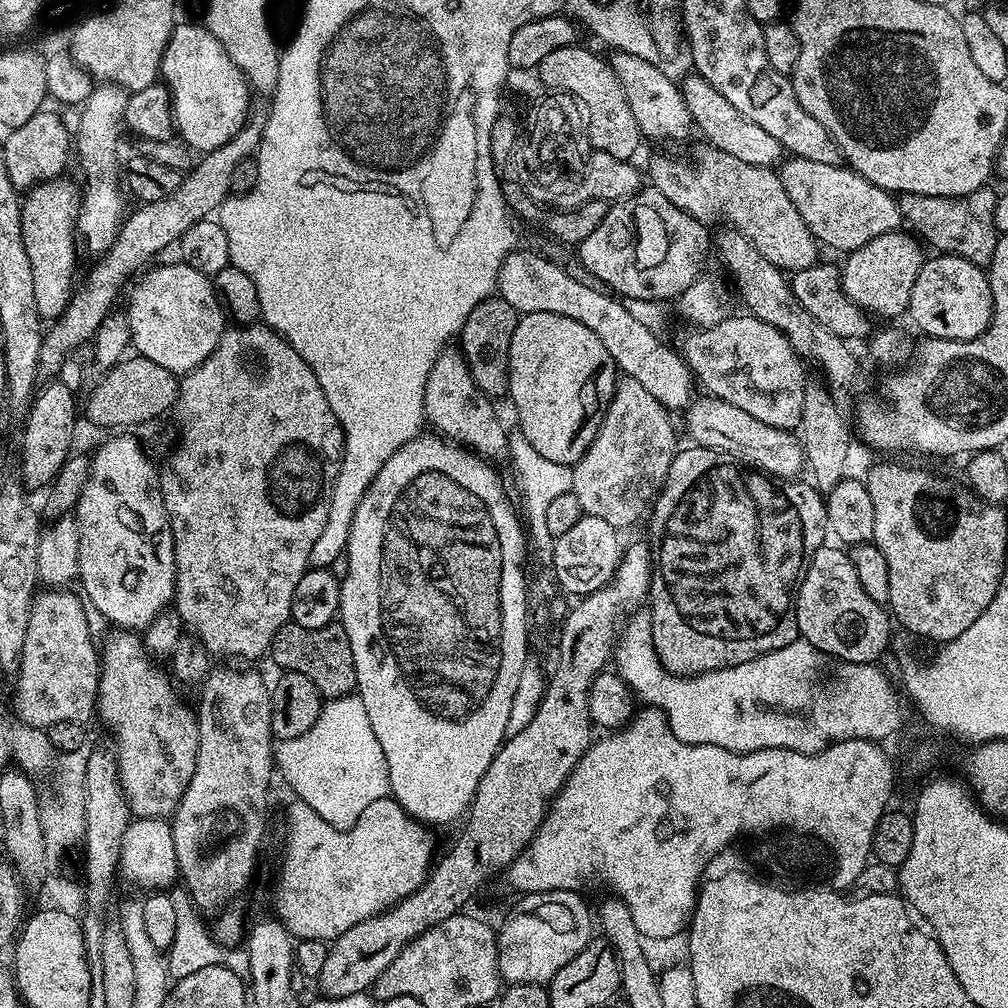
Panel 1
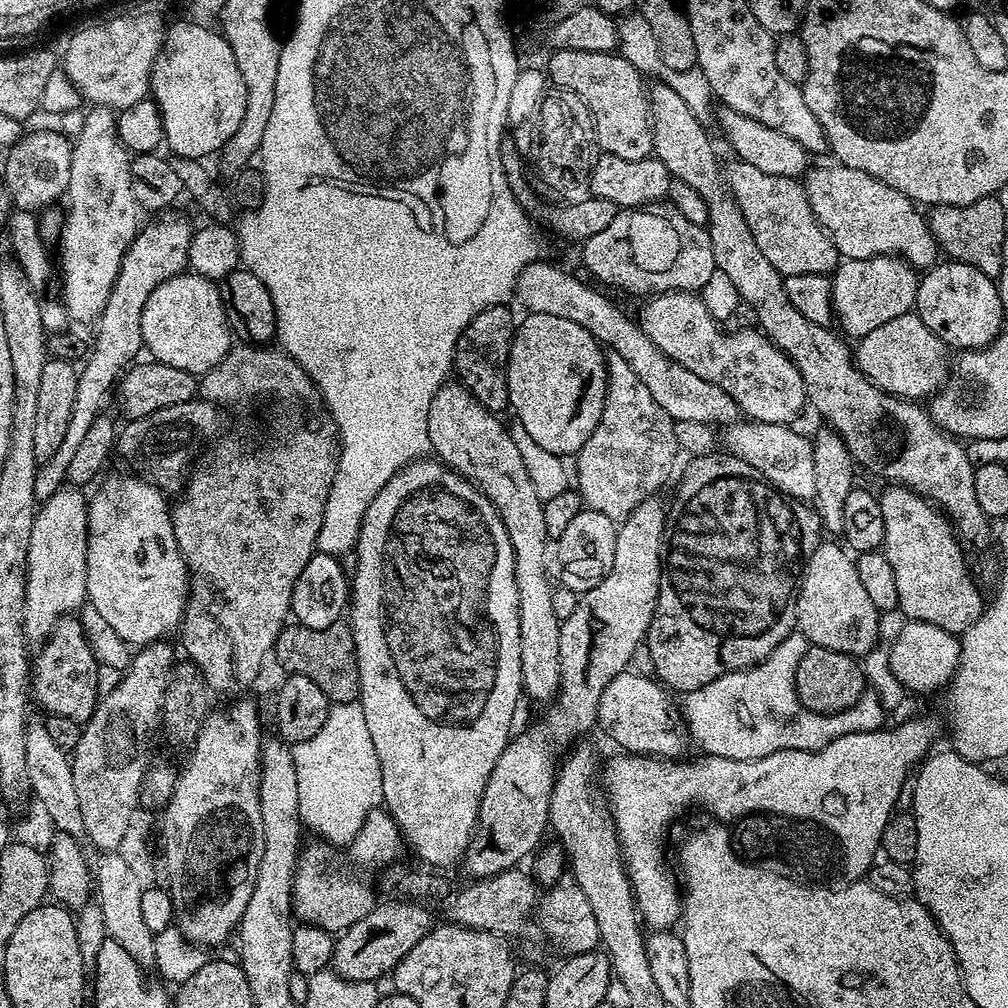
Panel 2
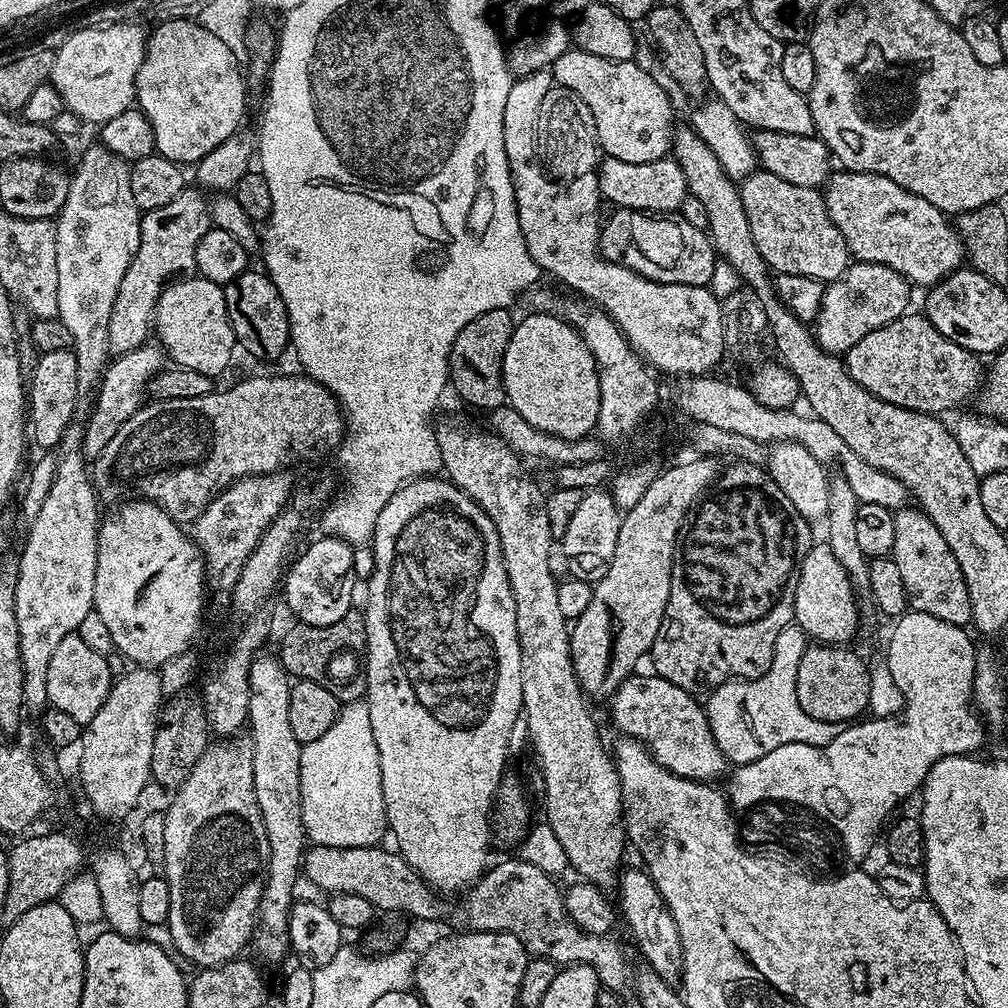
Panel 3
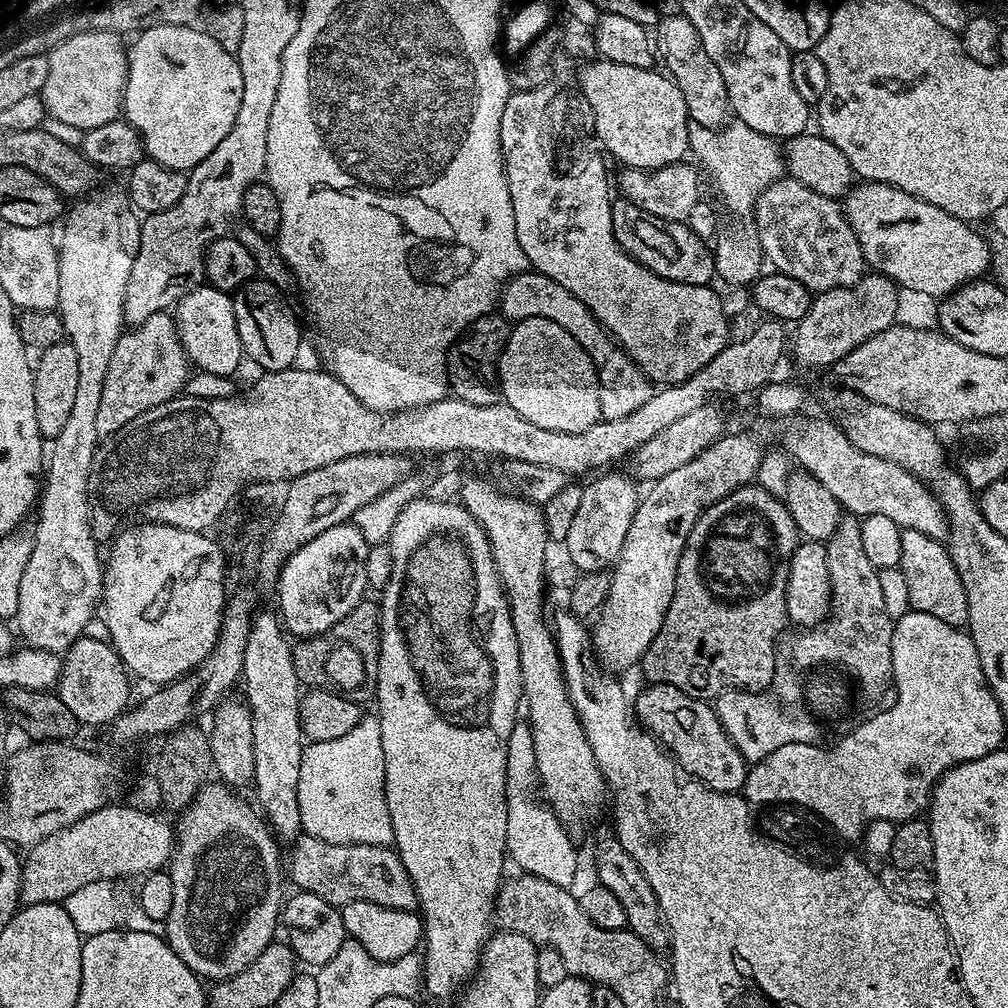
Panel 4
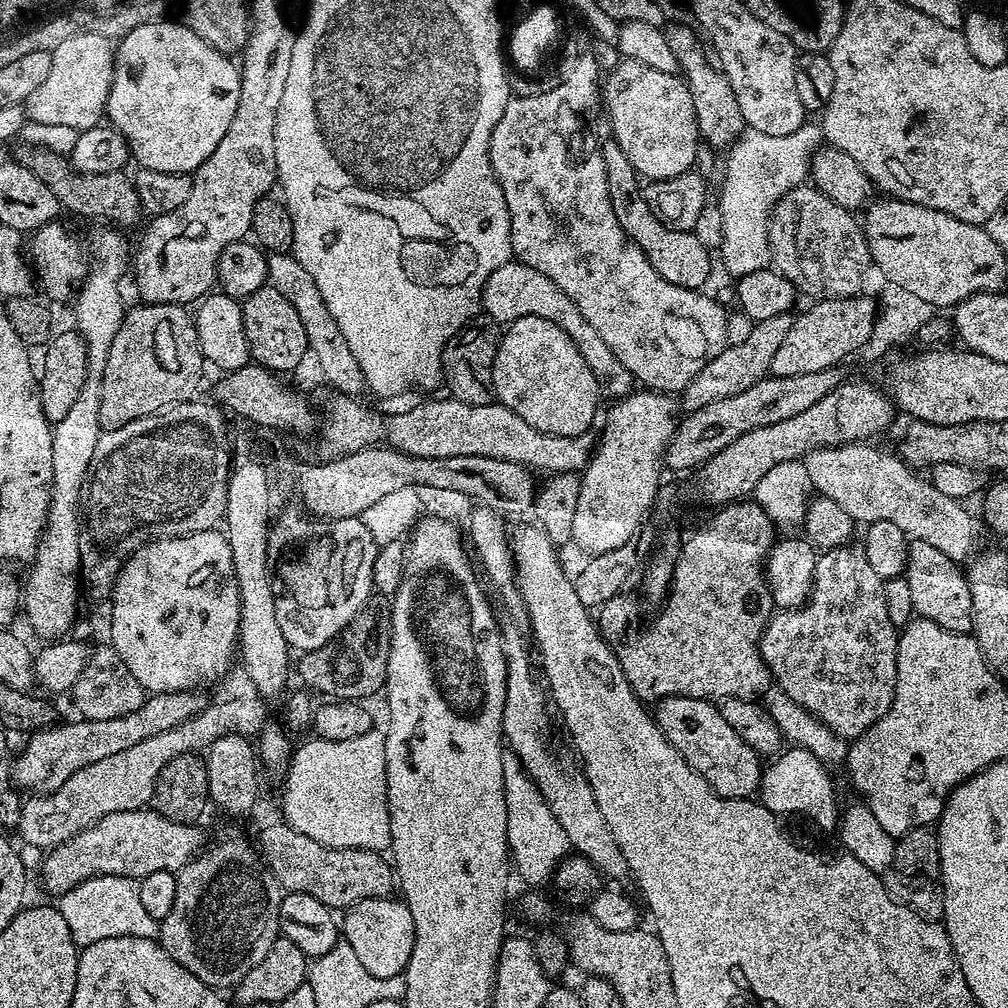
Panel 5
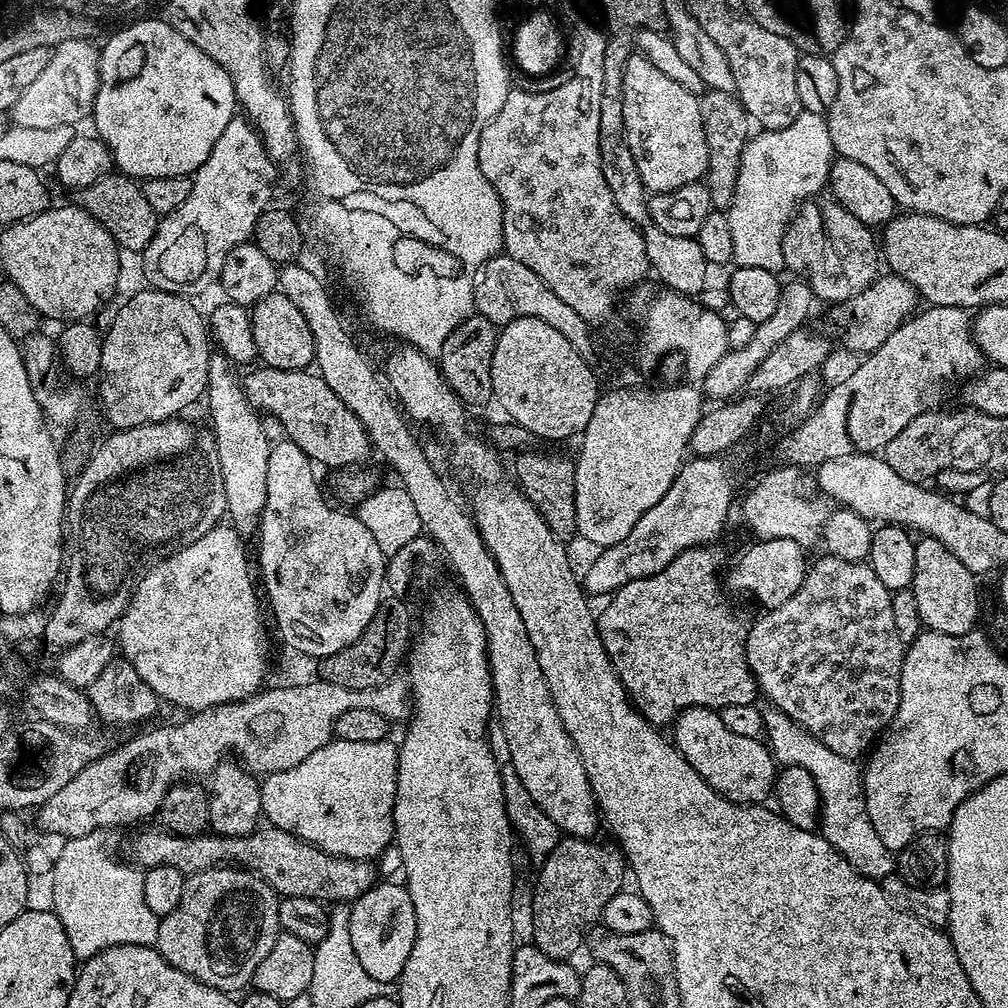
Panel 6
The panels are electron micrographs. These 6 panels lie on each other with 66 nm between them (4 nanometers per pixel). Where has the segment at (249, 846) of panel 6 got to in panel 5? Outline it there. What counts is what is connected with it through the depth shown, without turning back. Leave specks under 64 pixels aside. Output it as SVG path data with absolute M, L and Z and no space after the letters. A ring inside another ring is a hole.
M148 806L111 812L89 828L82 829L77 836L70 837L66 843L56 845L45 855L48 857L44 860L44 884L55 894L63 894L94 876L125 876L127 880L138 882L146 874L155 874L157 870L180 872L205 847L206 839L198 829L196 824L170 822L170 818ZM283 822L261 830L258 851L285 893L308 894L333 910L347 910L360 900L382 900L394 892L394 868L387 855L365 848L322 846Z

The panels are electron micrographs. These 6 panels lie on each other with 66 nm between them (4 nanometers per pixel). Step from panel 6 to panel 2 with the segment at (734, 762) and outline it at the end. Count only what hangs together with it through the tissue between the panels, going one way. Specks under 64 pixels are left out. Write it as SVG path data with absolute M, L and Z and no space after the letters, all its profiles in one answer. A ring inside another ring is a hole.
M633 670L619 672L602 690L602 698L598 702L598 714L596 724L602 731L608 732L608 736L617 744L617 749L623 750L628 754L647 754L661 758L680 758L685 755L684 747L690 744L690 736L686 731L686 725L678 715L678 708L672 705L673 697L669 689L661 684L659 680L651 675L639 676Z

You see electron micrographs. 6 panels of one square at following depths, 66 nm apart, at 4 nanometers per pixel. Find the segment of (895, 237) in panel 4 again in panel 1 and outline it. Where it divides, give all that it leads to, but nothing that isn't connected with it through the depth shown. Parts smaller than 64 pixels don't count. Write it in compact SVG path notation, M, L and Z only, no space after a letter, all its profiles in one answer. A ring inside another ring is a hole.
M792 156L779 165L778 175L786 194L790 194L790 202L794 202L794 210L802 214L802 222L806 222L806 226L823 247L825 244L836 252L847 254L866 246L866 242L878 238L880 234L895 232L901 227L902 217L897 197L874 186L874 182L843 163L810 162L810 158Z

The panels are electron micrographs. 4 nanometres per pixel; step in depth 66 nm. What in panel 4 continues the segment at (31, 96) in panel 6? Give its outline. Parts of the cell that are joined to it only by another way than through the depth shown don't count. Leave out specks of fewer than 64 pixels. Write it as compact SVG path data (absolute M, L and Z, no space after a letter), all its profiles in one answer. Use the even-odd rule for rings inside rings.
M80 32L68 40L63 40L57 48L47 53L48 73L44 88L38 95L44 99L45 113L51 119L87 130L94 126L103 126L121 115L124 78L128 70L128 48L120 40L123 39L115 32Z

